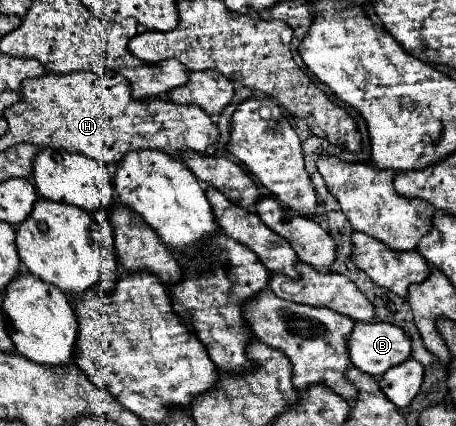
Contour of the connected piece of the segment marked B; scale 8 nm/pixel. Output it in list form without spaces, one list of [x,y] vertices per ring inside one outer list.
[[[357,322],[353,326],[353,332],[347,338],[347,352],[349,352],[349,360],[353,366],[357,366],[361,372],[367,372],[367,374],[379,378],[381,372],[385,372],[387,368],[411,358],[411,340],[395,324]]]

